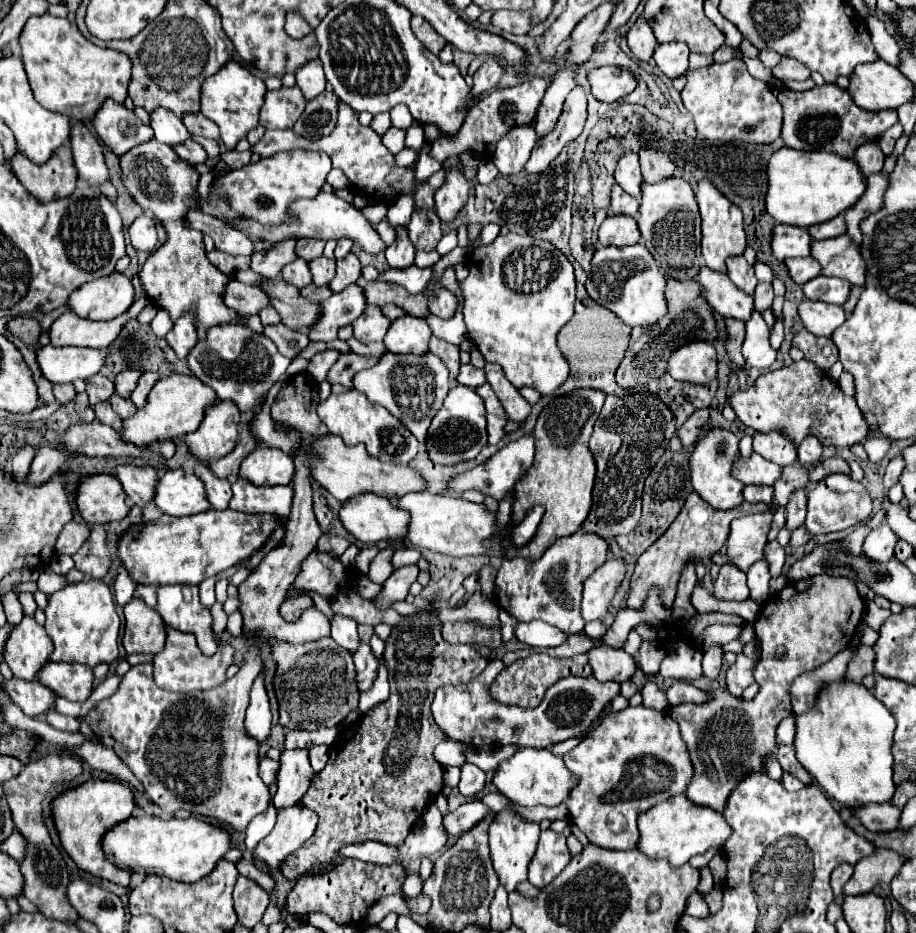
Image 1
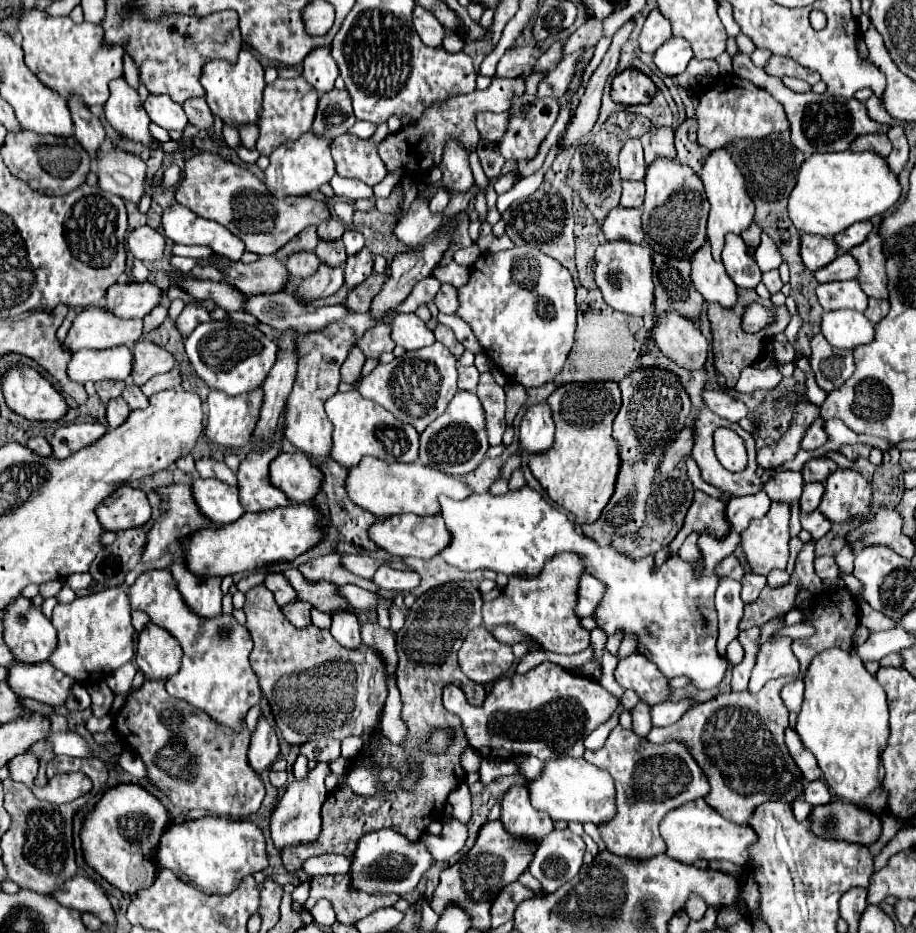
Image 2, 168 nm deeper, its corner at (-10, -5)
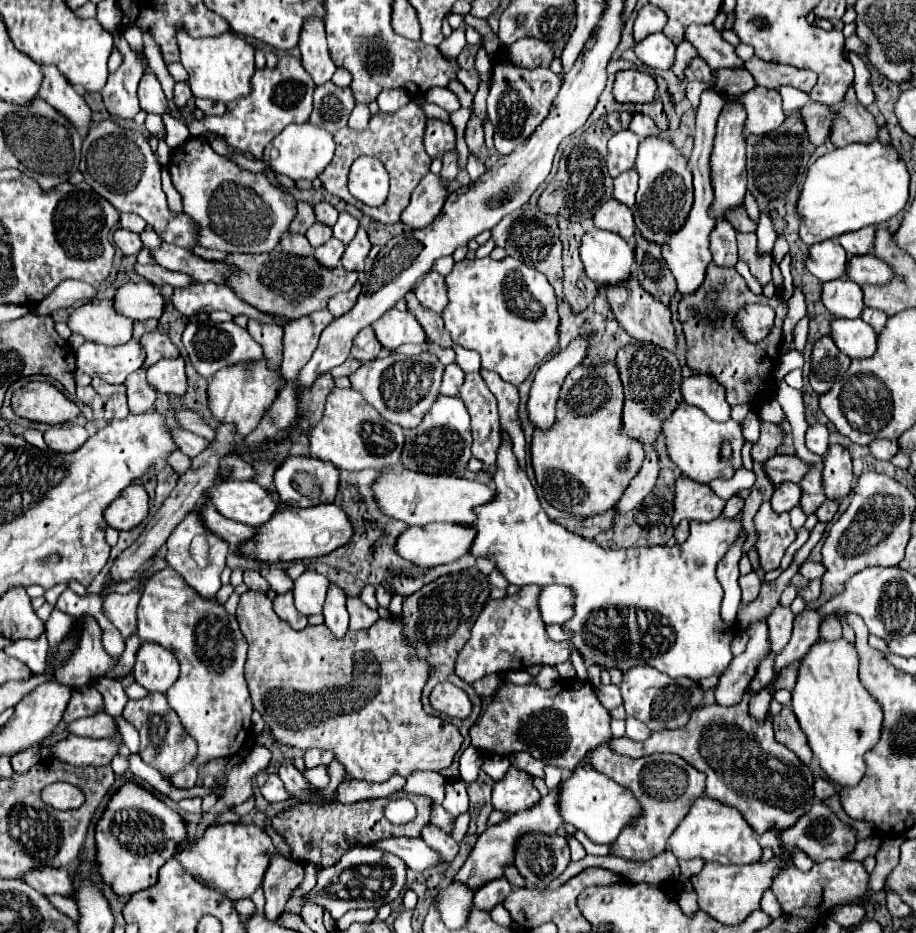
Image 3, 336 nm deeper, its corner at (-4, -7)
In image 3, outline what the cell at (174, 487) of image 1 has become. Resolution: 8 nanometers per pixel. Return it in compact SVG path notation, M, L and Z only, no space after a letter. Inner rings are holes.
M230 481L214 483L204 497L216 507L226 519L260 527L278 509L278 503L254 481Z

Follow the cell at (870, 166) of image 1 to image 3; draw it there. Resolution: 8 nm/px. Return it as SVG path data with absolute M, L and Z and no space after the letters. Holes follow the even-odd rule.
M838 103L838 119L832 131L834 147L846 147L848 143L872 143L878 139L878 125L874 115L862 105Z

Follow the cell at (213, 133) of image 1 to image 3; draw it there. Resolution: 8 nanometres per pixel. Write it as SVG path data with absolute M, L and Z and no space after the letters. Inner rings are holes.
M176 83L176 87L174 87L174 103L176 103L176 107L184 109L190 99L192 99L190 87L184 85L184 83Z

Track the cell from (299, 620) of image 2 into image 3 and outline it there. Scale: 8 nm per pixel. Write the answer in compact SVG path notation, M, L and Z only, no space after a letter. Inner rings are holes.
M284 593L284 595L278 595L274 599L274 611L280 619L288 621L294 629L304 629L308 625L308 619L306 615L302 615L296 605L294 605L294 597L292 593Z

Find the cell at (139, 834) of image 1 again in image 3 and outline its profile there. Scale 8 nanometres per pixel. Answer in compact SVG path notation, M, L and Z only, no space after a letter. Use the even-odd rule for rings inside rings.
M224 823L206 827L196 843L176 853L176 859L192 877L198 877L198 881L202 881L206 887L222 893L228 899L244 899L260 887L272 851L274 845L270 837L258 825Z

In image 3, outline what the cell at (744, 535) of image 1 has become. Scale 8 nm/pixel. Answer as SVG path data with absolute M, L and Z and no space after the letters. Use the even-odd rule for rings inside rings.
M764 501L754 517L754 527L758 535L754 547L760 557L760 569L764 573L778 569L784 551L796 539L796 531L790 527L788 513L776 513L772 511L770 503Z

